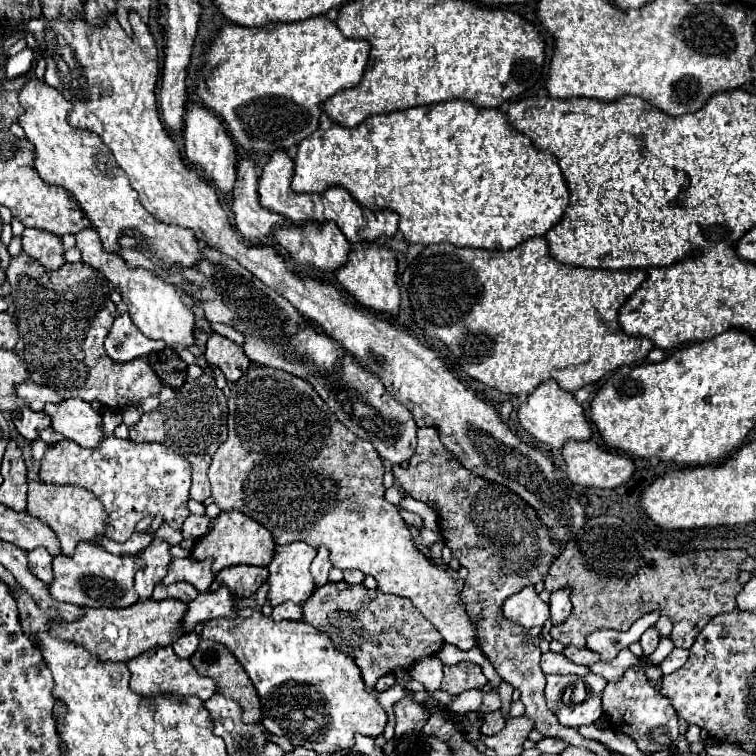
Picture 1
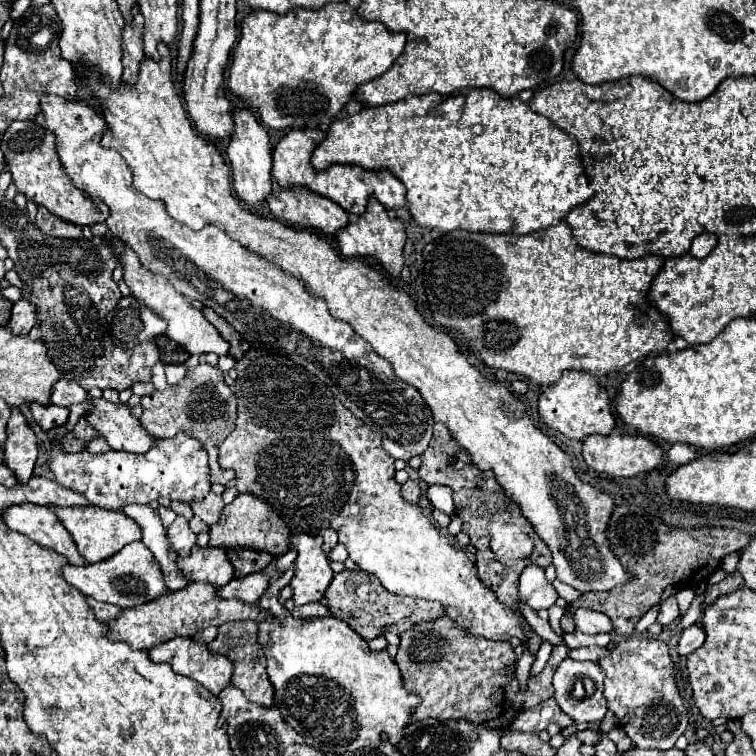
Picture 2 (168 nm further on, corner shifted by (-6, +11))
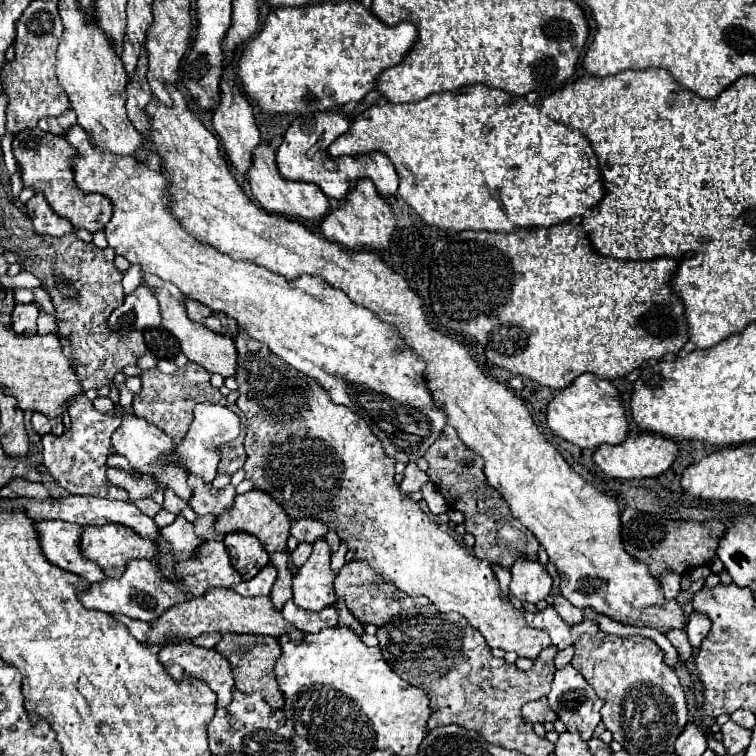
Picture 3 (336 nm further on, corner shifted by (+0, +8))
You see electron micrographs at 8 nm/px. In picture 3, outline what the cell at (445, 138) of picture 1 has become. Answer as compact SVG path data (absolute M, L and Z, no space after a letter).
M469 85L457 91L449 91L449 93L437 93L431 95L423 101L417 103L379 103L379 105L371 105L369 109L365 109L363 113L355 115L355 119L351 121L351 127L347 133L343 133L341 137L337 137L333 141L333 145L327 149L331 157L341 157L341 155L361 155L361 153L369 153L369 151L381 151L385 153L399 175L399 195L417 211L417 215L421 219L425 219L429 225L435 225L439 229L455 229L455 231L463 231L463 229L473 229L473 231L511 231L511 227L553 227L559 223L565 223L573 217L581 217L589 207L595 207L603 195L605 195L605 187L603 187L603 175L601 169L595 161L593 155L593 147L589 143L589 139L579 133L577 129L571 129L567 125L561 125L553 119L549 119L547 115L543 115L539 111L537 105L529 105L525 97L513 97L503 89L489 89L485 85Z

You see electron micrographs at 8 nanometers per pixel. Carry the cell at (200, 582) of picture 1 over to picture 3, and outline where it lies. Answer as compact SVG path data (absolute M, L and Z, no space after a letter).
M205 541L199 551L187 559L187 561L181 561L177 563L177 573L179 573L179 579L181 583L187 587L187 591L193 595L193 597L201 597L207 593L209 587L233 587L237 585L241 579L241 575L233 569L231 561L229 561L229 555L225 551L225 545L221 541Z

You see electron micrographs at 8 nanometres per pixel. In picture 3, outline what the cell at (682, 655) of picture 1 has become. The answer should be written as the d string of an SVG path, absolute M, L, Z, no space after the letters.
M693 611L691 617L689 617L689 625L687 625L687 637L689 637L689 641L691 641L691 645L693 645L695 649L701 647L701 643L703 643L703 639L707 637L709 629L711 629L709 617L703 615L703 613Z

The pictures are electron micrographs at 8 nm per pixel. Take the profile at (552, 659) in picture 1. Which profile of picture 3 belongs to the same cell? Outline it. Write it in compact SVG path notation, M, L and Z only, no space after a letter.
M495 563L495 565L493 565L493 571L495 571L497 579L499 579L499 585L501 585L503 593L509 595L509 581L511 581L511 573L509 573L509 569L505 569L505 567L501 567L499 563Z

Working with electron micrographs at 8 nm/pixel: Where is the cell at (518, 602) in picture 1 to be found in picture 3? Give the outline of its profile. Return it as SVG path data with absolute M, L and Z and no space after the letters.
M521 555L509 571L513 571L513 583L509 589L519 601L537 603L549 595L553 579L539 561L531 561Z

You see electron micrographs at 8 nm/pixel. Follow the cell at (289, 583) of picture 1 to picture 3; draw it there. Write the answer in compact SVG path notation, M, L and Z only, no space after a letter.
M319 539L319 541L315 541L313 553L311 553L311 557L307 559L307 563L305 563L305 565L299 569L299 573L293 577L293 601L295 601L299 607L307 609L307 611L321 611L321 609L325 609L325 607L329 607L329 605L337 607L337 611L339 611L339 625L349 626L357 636L361 636L365 632L363 626L357 619L353 619L353 615L351 615L351 611L347 609L345 601L339 599L339 597L335 595L335 591L333 591L333 581L335 581L335 577L337 577L337 575L335 575L333 569L331 569L331 549L329 549L329 545L327 545L325 539Z

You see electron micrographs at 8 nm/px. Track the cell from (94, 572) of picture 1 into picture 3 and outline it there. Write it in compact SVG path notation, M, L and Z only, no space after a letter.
M137 559L137 561L129 561L129 567L125 569L125 575L115 581L115 579L105 579L101 583L95 583L89 587L89 591L81 593L81 603L87 609L95 609L95 611L105 611L105 613L121 613L121 615L129 615L131 619L139 619L139 621L155 621L159 619L169 607L175 607L179 603L185 603L187 595L185 591L181 591L179 587L175 587L161 571L161 567L157 563L145 561L145 559Z

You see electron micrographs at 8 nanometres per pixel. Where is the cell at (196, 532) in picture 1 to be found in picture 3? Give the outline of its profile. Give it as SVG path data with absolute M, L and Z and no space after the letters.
M189 475L189 485L193 487L193 499L191 499L191 509L197 515L219 515L225 509L231 507L235 499L235 487L227 485L223 487L223 493L213 493L213 487L205 483L197 475Z

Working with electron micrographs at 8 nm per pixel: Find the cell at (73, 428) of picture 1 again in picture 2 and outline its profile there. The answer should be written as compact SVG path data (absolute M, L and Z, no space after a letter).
M105 398L91 400L91 410L83 416L113 450L125 452L147 452L153 444L153 436L139 428L139 420L131 416L125 404L111 404Z

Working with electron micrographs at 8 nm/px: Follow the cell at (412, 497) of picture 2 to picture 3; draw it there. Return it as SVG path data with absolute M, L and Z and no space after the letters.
M409 463L409 465L405 467L405 479L403 479L403 483L401 483L401 489L403 489L405 493L421 491L421 487L428 481L429 477L426 472L421 471L421 469L417 467L417 463Z

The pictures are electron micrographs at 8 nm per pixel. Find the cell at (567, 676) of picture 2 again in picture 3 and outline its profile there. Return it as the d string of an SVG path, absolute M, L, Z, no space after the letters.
M565 665L555 671L551 693L547 695L551 709L565 723L569 733L579 733L581 739L589 739L601 721L603 701L575 671L573 665Z

